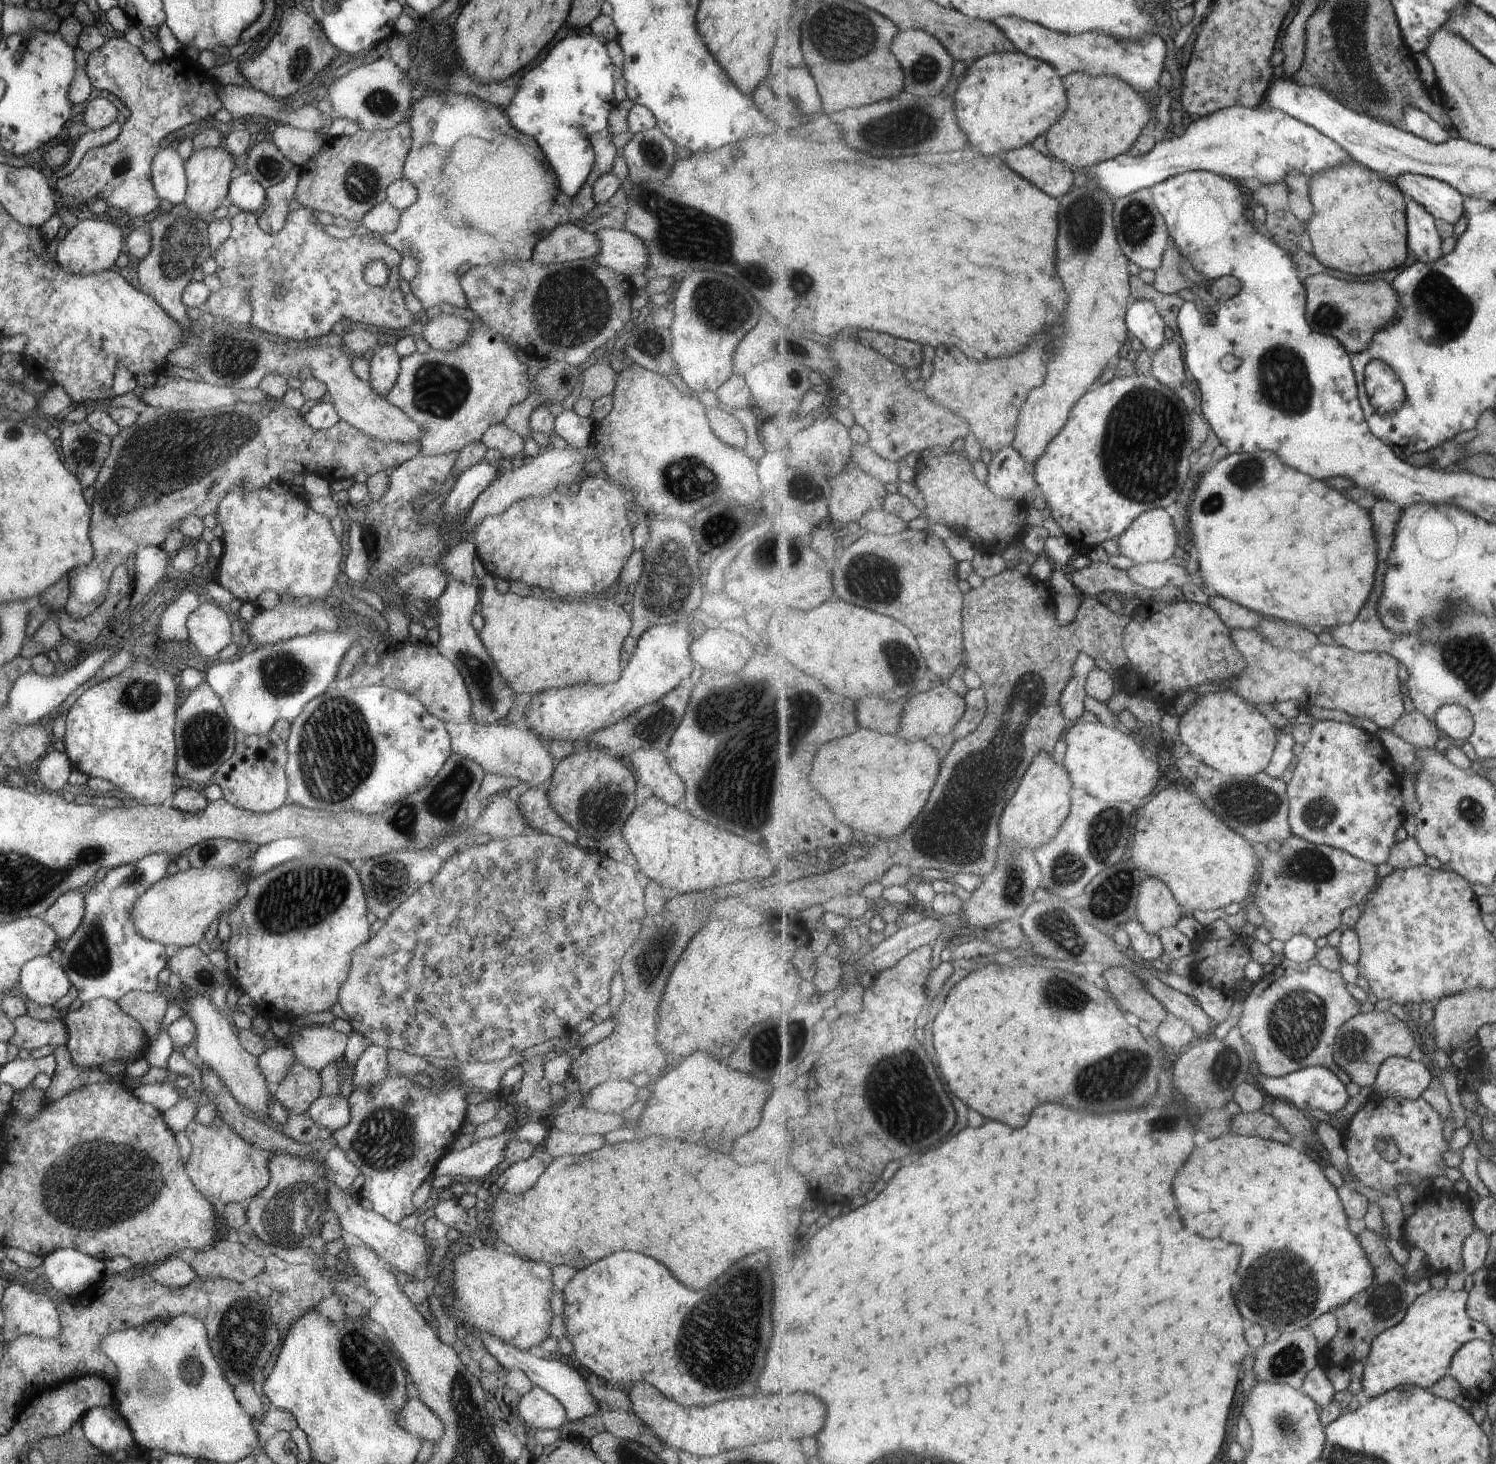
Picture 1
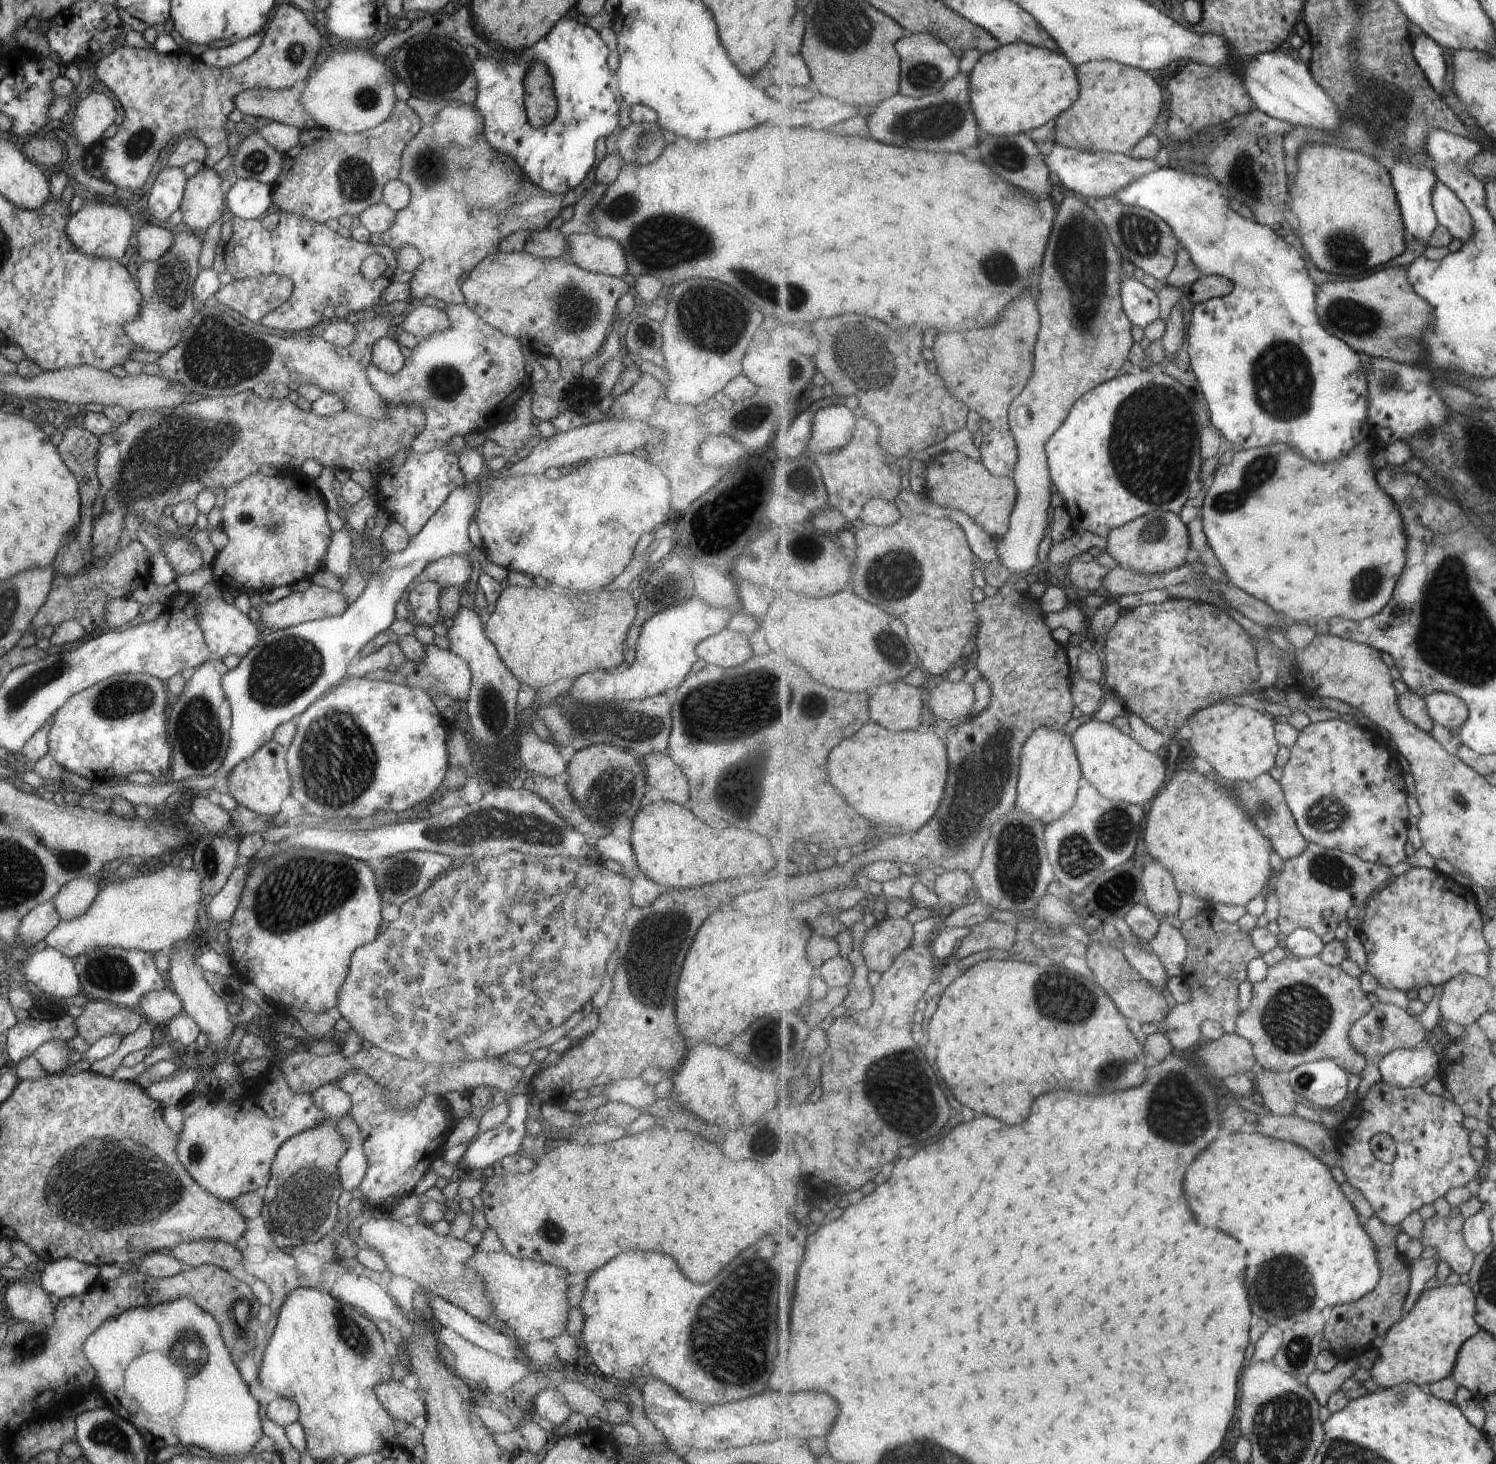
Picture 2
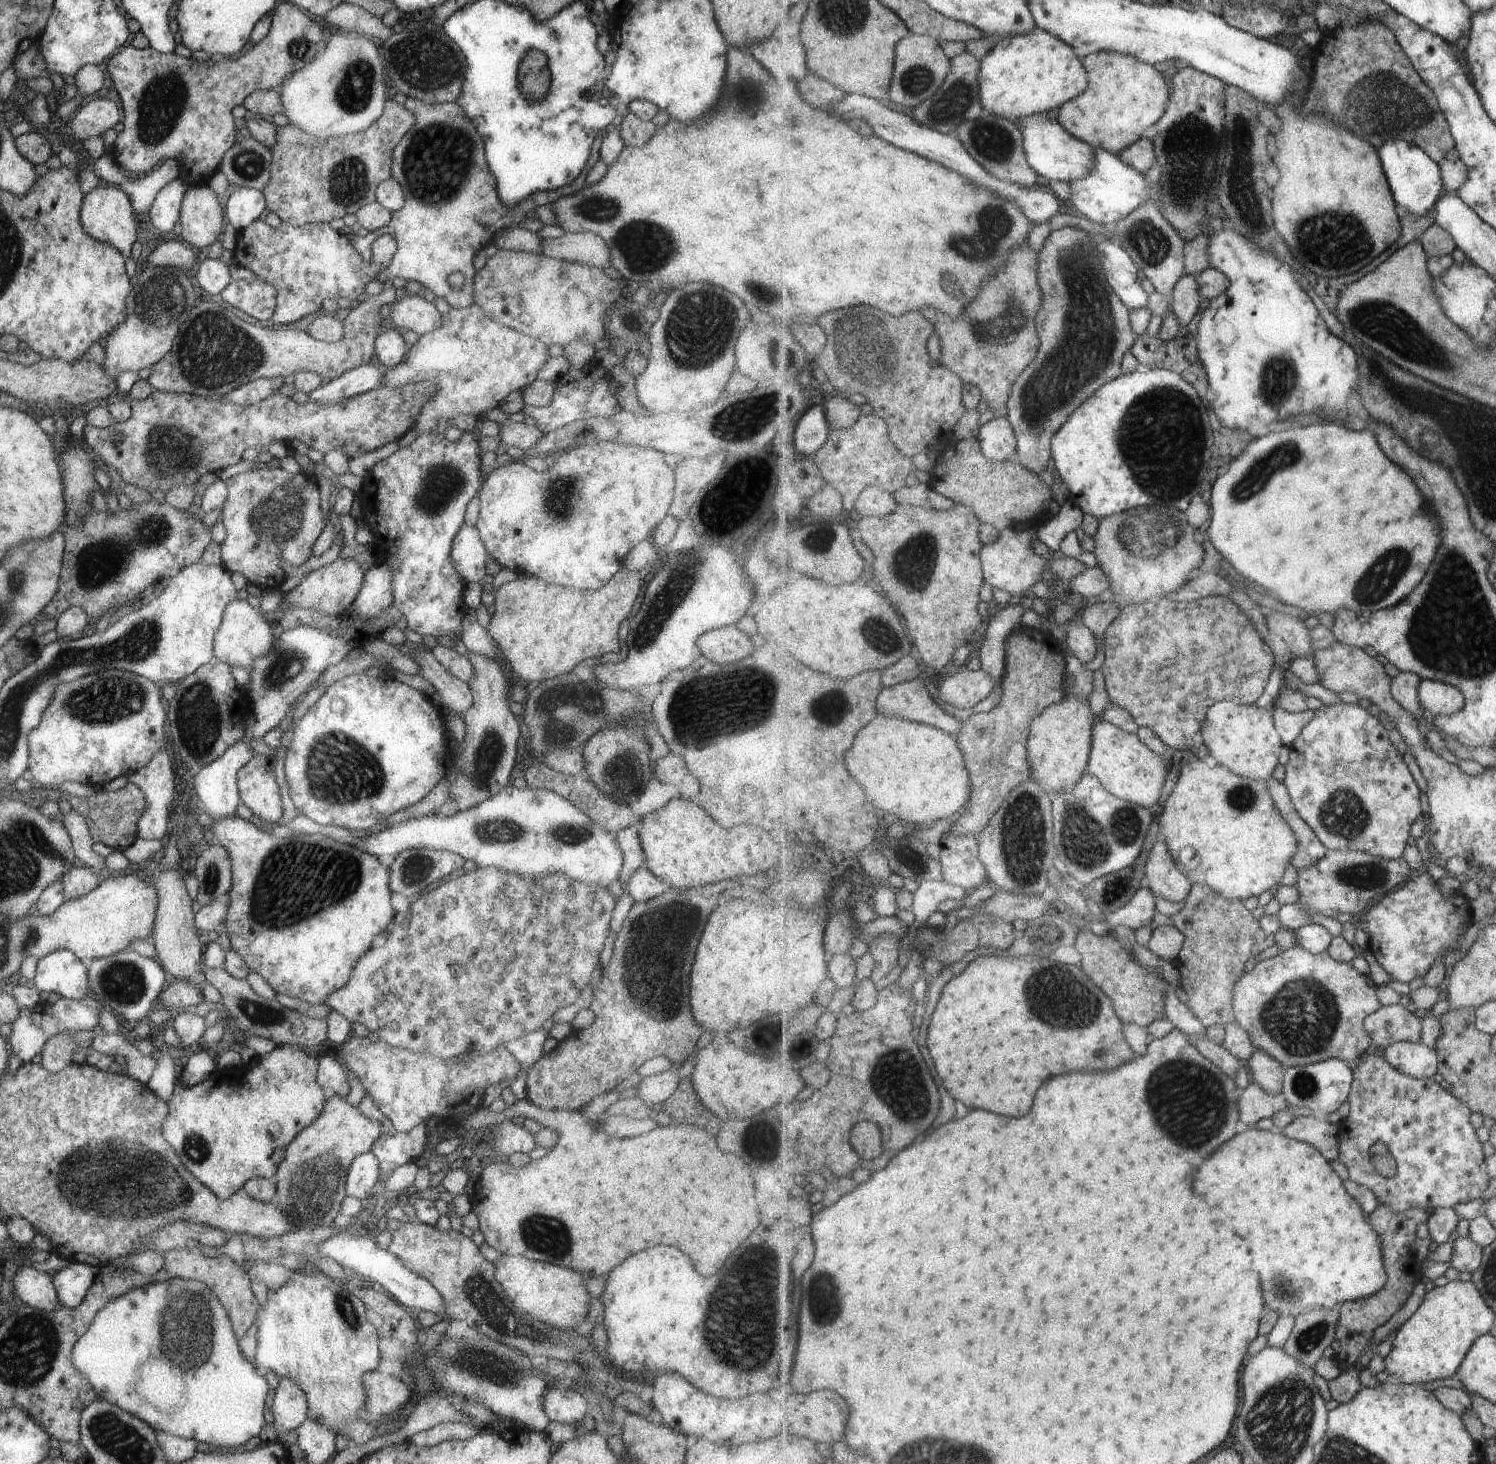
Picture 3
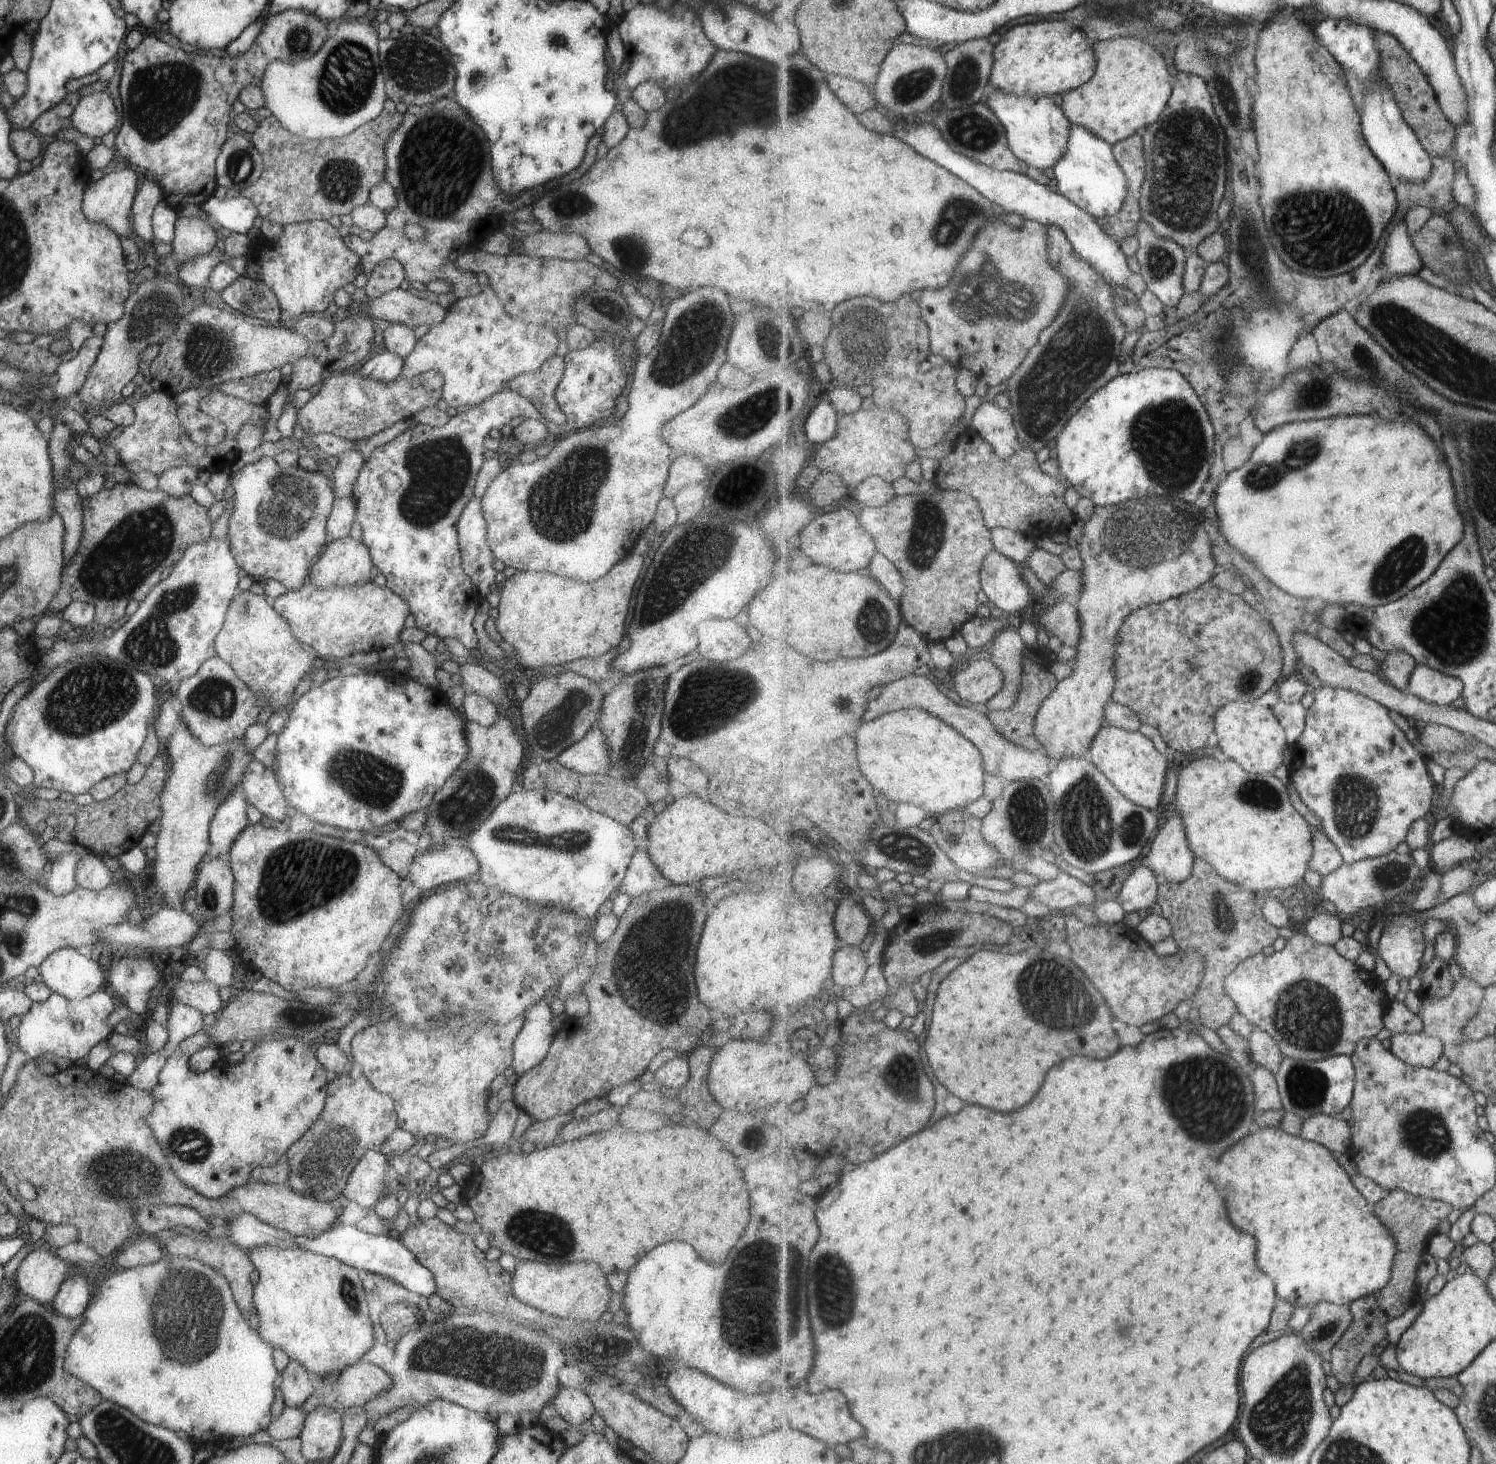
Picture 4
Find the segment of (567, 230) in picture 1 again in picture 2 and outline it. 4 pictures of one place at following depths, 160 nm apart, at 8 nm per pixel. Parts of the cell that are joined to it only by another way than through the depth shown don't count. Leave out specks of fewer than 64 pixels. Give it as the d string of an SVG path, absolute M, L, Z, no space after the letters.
M547 227L531 232L523 251L542 259L552 259L564 257L569 247L566 235L561 234L559 229Z

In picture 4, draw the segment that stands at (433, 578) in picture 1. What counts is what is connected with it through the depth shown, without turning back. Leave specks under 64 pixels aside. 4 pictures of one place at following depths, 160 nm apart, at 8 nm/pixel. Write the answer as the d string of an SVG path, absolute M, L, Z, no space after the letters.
M473 495L459 516L457 544L461 552L461 568L484 598L493 590L496 575L491 567L494 557L485 539L487 528L481 512L481 500Z

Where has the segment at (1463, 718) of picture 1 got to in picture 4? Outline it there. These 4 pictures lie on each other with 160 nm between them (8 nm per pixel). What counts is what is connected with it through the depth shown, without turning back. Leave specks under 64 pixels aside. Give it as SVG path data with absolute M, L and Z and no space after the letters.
M1417 664L1407 692L1431 704L1449 706L1463 696L1463 682L1427 665Z

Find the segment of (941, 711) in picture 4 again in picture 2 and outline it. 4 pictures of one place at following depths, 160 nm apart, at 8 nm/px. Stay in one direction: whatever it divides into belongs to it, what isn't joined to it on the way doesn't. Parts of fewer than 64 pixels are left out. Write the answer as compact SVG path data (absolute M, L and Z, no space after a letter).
M903 681L881 685L870 698L872 720L893 731L921 730L923 691Z

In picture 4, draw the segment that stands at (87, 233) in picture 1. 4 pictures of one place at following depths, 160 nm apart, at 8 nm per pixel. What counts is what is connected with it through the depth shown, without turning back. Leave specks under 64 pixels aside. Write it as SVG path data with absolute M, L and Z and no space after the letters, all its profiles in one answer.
M130 167L125 170L113 170L96 182L89 182L82 195L81 211L88 222L101 222L109 226L120 238L132 237L130 209L140 183L141 174Z

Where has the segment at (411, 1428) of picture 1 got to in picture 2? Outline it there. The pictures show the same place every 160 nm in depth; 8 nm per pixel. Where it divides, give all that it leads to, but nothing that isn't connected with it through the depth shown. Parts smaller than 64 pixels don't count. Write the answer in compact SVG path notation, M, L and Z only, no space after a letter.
M388 1379L374 1386L377 1400L398 1424L411 1424L413 1418L425 1418L426 1408L415 1391L407 1389L401 1381Z

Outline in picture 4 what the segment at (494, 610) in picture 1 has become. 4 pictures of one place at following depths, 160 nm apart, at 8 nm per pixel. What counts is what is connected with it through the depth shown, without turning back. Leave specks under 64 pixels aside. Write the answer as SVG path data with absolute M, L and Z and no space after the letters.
M627 554L599 580L578 584L545 571L516 571L498 586L496 630L525 668L599 657L623 636L623 620L641 568L643 558Z

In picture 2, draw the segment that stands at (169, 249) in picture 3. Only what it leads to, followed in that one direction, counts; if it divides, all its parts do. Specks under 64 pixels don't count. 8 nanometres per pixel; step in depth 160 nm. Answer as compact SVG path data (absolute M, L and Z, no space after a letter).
M147 223L136 232L135 251L145 261L156 261L171 246L172 236L165 228Z

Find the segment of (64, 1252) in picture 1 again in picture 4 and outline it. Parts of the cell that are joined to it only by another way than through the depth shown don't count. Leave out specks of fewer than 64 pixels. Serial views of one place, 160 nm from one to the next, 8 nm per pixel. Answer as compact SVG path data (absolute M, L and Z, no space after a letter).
M74 1270L59 1284L59 1289L49 1306L57 1316L77 1318L87 1307L89 1301L89 1286L83 1276Z

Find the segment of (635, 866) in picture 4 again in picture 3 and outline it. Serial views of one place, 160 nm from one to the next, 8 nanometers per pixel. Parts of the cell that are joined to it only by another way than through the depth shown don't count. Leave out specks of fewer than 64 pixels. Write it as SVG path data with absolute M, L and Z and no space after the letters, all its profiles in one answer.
M645 859L641 862L641 866L631 873L627 881L627 890L635 903L652 899L665 892L667 888L669 888L668 884L651 874Z

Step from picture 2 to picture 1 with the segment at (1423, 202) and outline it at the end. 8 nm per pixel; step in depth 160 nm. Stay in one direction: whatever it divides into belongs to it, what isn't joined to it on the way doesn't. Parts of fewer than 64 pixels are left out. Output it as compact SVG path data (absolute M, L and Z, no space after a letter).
M1406 198L1408 220L1408 247L1417 260L1424 263L1437 262L1444 254L1444 240L1436 227L1436 219L1422 204Z

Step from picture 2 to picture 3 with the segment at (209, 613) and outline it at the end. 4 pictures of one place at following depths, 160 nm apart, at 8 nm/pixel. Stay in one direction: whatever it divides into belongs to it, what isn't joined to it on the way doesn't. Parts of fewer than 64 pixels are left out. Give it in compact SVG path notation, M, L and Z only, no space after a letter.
M245 599L230 600L224 606L219 626L212 638L212 656L230 667L238 666L248 670L257 657L266 655L272 649L274 638L269 621L270 617L261 615L258 608L249 606Z

